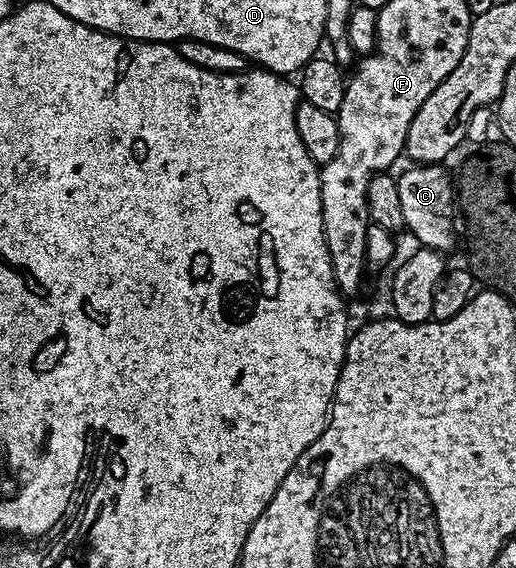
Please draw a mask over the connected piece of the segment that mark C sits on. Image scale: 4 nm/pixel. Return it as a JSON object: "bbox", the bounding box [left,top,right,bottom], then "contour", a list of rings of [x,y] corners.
{"bbox":[398,164,456,251],"contour":[[[415,164],[414,169],[406,169],[398,177],[398,186],[400,187],[400,207],[404,211],[404,223],[408,233],[418,240],[419,246],[427,249],[436,249],[447,251],[454,245],[454,217],[456,221],[456,185],[452,180],[452,173],[442,169],[441,164],[419,165]]]}

